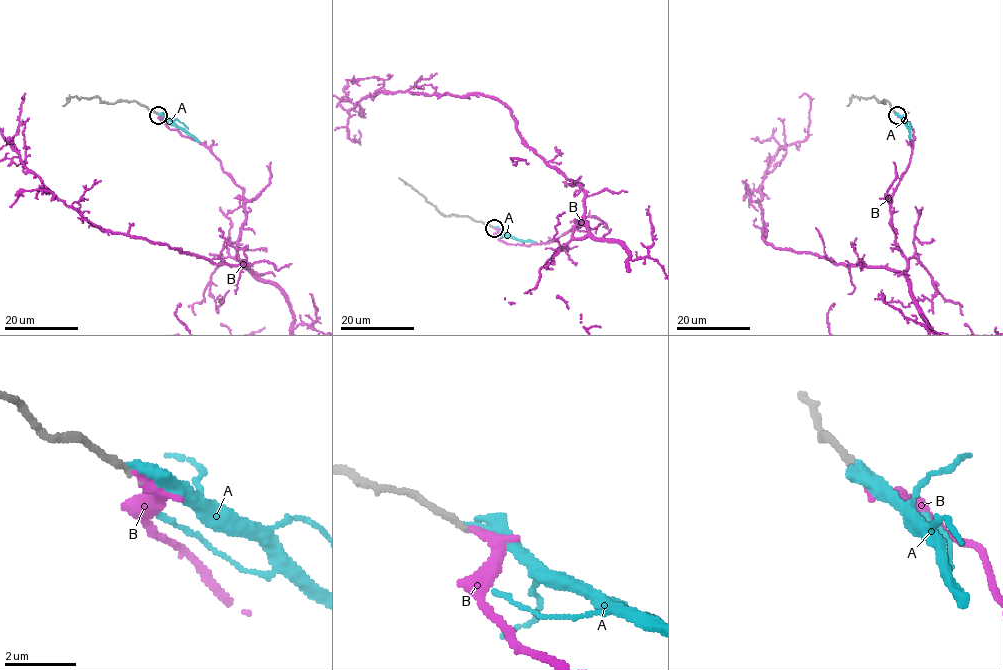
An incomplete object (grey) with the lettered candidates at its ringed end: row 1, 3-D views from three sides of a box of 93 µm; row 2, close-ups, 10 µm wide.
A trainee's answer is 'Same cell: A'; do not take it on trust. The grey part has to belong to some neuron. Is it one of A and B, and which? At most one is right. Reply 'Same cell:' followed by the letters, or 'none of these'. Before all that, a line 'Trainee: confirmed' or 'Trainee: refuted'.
Trainee: refuted
Same cell: B

